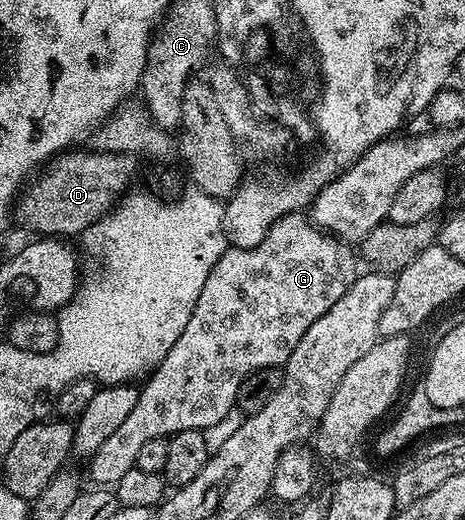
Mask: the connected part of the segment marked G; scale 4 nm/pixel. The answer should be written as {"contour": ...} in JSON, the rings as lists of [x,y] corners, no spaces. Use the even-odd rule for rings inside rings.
{"contour":[[[304,213],[284,215],[269,229],[266,237],[258,245],[253,247],[229,246],[228,250],[222,253],[220,260],[212,267],[210,277],[206,279],[206,285],[202,285],[202,293],[198,293],[198,305],[194,305],[194,313],[190,313],[190,321],[186,321],[186,329],[182,329],[182,337],[178,337],[178,341],[174,341],[174,345],[168,350],[164,360],[156,366],[155,371],[147,376],[148,384],[139,388],[138,405],[134,405],[130,417],[126,417],[126,421],[122,421],[122,426],[103,443],[102,449],[98,449],[98,453],[92,455],[90,466],[92,466],[92,479],[96,482],[93,484],[114,485],[118,481],[122,481],[123,475],[131,467],[135,467],[142,444],[145,441],[151,441],[153,437],[170,437],[182,429],[204,431],[218,425],[218,421],[222,421],[222,417],[229,415],[236,407],[238,389],[242,385],[242,381],[246,381],[246,377],[253,375],[255,371],[261,371],[267,367],[283,368],[290,353],[294,353],[294,345],[298,345],[298,341],[302,341],[306,329],[310,329],[310,325],[314,325],[314,321],[318,321],[318,317],[322,317],[322,313],[326,313],[326,309],[330,309],[330,305],[334,305],[334,301],[338,301],[338,297],[342,297],[342,293],[346,293],[346,289],[350,289],[350,285],[354,285],[358,274],[356,259],[358,263],[357,252],[349,244],[345,243],[343,239],[337,239],[335,235],[329,235],[327,231],[323,231]]]}

